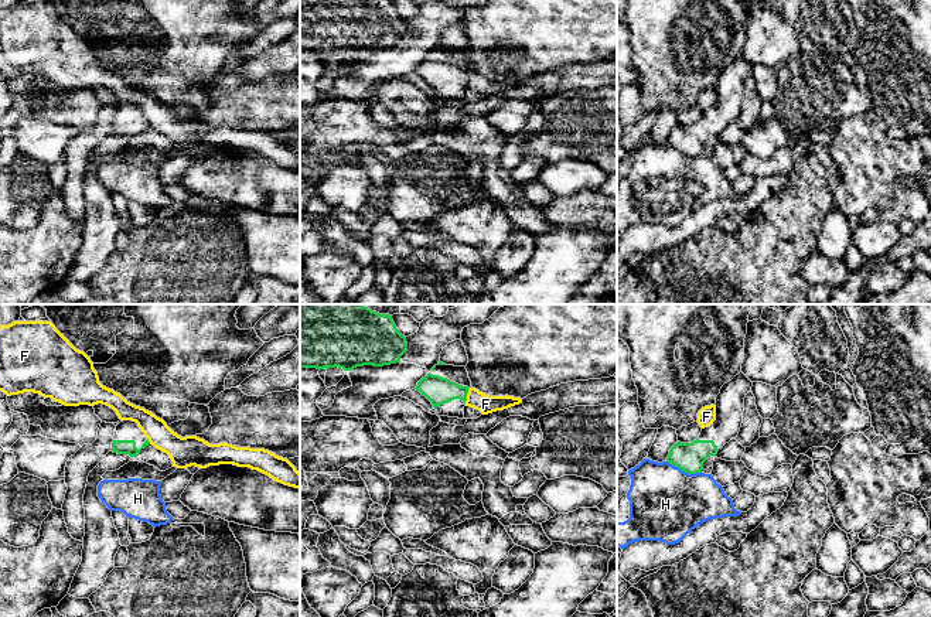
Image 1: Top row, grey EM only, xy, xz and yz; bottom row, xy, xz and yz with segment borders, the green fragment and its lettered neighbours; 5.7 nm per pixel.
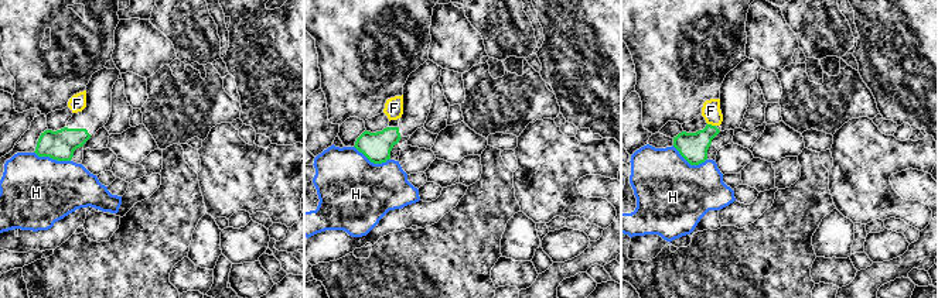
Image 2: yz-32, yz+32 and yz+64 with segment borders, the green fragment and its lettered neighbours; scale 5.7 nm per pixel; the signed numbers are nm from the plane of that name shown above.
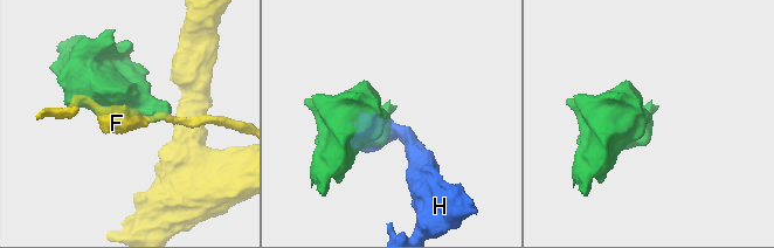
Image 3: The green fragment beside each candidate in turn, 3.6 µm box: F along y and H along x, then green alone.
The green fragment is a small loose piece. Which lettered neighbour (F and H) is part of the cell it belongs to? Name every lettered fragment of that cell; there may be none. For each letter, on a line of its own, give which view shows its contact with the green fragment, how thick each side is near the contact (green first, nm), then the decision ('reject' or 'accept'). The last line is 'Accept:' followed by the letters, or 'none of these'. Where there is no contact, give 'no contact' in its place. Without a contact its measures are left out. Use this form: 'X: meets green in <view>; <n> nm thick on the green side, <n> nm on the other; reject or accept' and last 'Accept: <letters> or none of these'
F: meets green in xz; 160 nm thick on the green side, 110 nm on the other; reject
H: meets green in yz; 170 nm thick on the green side, 420 nm on the other; reject
Accept: none of these

